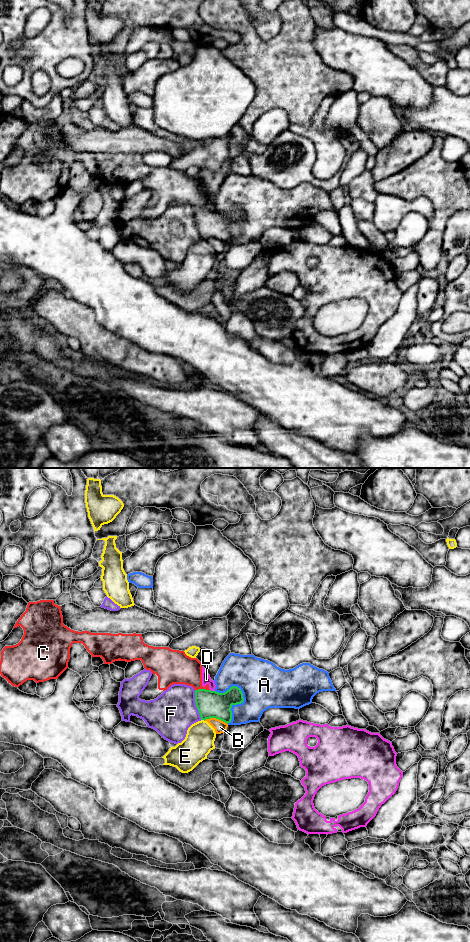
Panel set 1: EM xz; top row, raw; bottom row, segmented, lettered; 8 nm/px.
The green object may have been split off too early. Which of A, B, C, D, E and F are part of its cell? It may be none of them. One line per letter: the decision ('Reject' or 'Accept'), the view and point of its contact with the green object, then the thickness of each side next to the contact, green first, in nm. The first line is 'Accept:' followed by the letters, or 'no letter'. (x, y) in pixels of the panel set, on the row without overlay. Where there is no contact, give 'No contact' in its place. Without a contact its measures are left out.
Accept: no letter
A: Reject. Touches green at xz (236, 224). Thickness 220 nm (green) against 340 nm
B: Reject. Touches green at xz (216, 238). Thickness 220 nm (green) against 100 nm
C: Reject. Touches green at xz (202, 209). Thickness 220 nm (green) against 240 nm
D: Reject. Touches green at xz (212, 211). Thickness 220 nm (green) against 70 nm
E: Reject. Touches green at xz (203, 239). Thickness 220 nm (green) against 240 nm
F: Reject. Touches green at xz (196, 225). Thickness 220 nm (green) against 360 nm

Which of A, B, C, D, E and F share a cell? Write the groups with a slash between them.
A / B / C D / E / F

